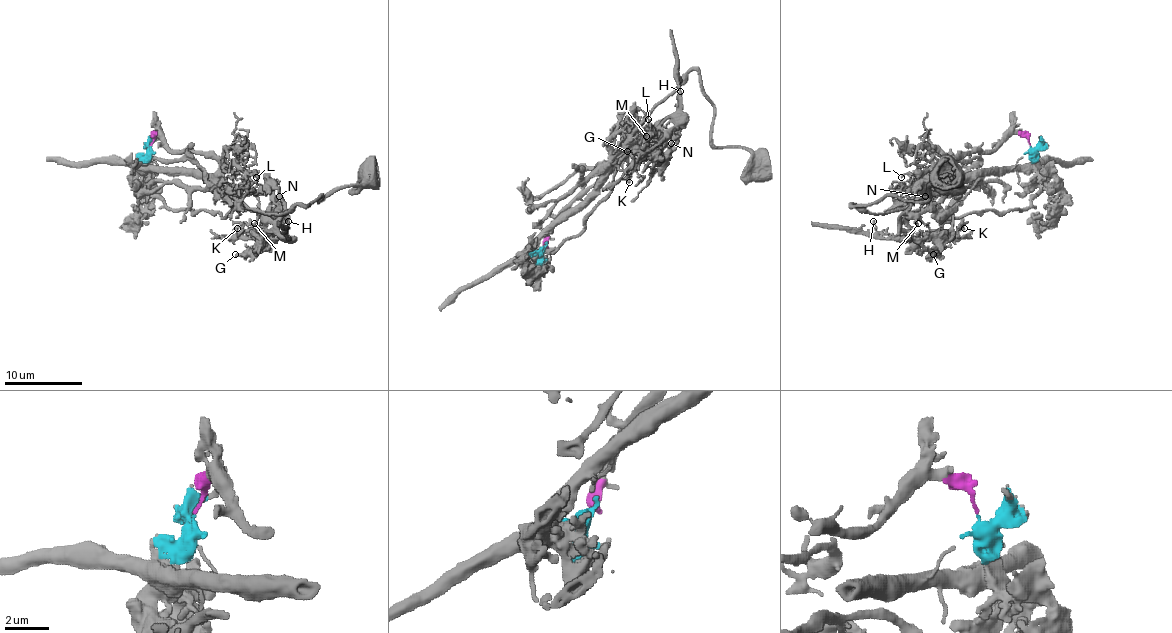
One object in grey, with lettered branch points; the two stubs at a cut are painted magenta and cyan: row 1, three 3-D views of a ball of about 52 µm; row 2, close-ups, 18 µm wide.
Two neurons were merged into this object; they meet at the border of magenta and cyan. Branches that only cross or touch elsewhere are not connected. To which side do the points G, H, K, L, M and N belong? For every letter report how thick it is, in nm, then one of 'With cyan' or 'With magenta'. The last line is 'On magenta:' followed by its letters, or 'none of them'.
G: Thickness 170 nm. With cyan
H: Thickness 160 nm. With cyan
K: Thickness 140 nm. With cyan
L: Thickness 120 nm. With magenta
M: Thickness 140 nm. With cyan
N: Thickness 190 nm. With cyan
On magenta: L

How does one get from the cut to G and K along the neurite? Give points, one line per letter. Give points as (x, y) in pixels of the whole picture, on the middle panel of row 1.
G: (543, 248), (525, 260), (583, 229), (585, 215), (610, 190), (616, 165), (653, 126), (664, 136), (628, 152)
K: (543, 248), (525, 260), (583, 229), (585, 215), (610, 190), (616, 165), (655, 126), (633, 157), (630, 182)

